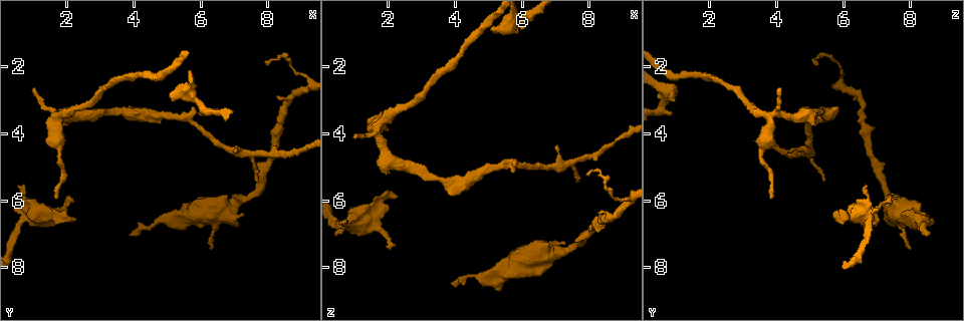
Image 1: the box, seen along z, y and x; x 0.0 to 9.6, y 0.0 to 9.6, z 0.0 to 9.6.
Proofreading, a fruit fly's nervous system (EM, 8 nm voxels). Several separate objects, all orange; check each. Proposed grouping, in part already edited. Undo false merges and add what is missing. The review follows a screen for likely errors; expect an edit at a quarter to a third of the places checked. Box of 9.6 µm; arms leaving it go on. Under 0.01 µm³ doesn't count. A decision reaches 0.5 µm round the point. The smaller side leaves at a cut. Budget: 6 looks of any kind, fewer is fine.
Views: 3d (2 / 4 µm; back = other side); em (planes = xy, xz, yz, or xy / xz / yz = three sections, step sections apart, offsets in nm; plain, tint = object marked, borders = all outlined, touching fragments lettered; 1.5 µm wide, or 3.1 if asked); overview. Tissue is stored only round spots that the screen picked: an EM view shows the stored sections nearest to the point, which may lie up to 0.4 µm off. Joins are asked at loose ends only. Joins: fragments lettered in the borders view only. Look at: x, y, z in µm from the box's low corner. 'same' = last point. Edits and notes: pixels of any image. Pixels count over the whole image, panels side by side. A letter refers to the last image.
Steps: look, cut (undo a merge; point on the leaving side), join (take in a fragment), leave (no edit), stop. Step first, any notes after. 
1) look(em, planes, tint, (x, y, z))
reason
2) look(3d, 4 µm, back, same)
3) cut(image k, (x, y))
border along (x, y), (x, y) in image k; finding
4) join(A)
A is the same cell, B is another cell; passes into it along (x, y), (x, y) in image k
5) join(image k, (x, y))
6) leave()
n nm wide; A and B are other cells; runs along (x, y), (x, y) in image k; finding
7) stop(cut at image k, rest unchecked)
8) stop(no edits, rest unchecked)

look(em, xy, step 8, plain, (6.25, 7.45, 8.05))
thin end

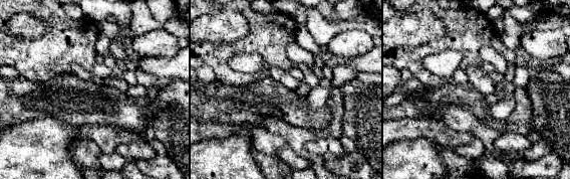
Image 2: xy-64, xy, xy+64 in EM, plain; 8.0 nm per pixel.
look(em, xy, step 8, borders, same)

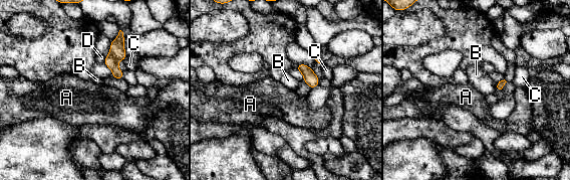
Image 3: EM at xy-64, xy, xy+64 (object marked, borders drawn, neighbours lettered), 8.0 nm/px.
leave()
A, B, C and D are other cells; runs along (120, 35), (114, 56), (118, 76) in image 3; none of them fits

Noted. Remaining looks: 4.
look(em, planes, borders, (3.85, 7.10, 8.50))
an open end

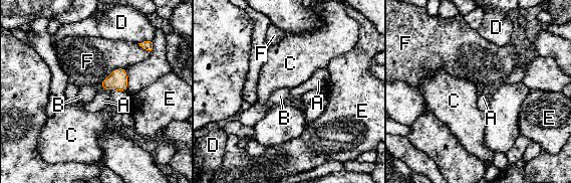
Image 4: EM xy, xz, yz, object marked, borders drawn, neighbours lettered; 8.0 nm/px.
join(B)
B is the same cell, A, C, D, E and F are other cells; passes into it along (117, 79), (101, 86), (86, 94) in image 4; the neuron continues

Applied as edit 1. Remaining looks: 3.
look(3d, 4 µm, (0.90, 5.95, 6.45))
thick end

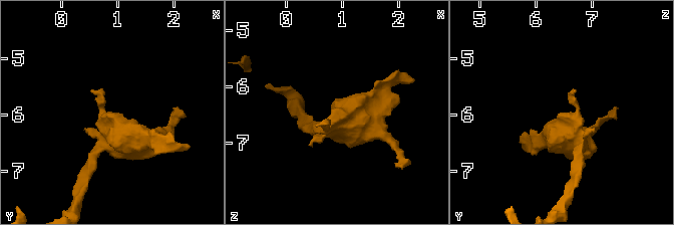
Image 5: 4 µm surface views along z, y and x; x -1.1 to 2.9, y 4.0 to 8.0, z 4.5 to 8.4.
look(em, xy, step 8, borders, (0.85, 5.95, 6.40))

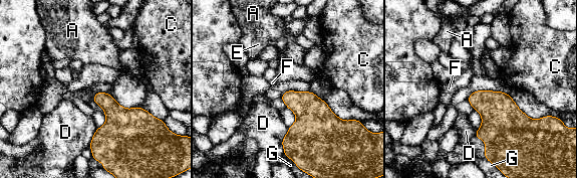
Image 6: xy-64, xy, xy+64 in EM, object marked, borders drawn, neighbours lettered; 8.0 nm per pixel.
look(em, planes, borders, same)
cut it another way

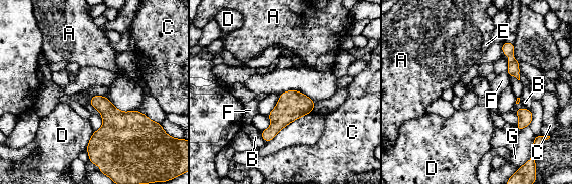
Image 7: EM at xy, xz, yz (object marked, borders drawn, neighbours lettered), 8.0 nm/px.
leave()
A, B, C, D, E, F and G are other cells; border along (506, 72), (509, 76) in image 7; no lettered fragment goes on from it

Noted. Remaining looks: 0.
stop(join at image 4, rest unchecked)

